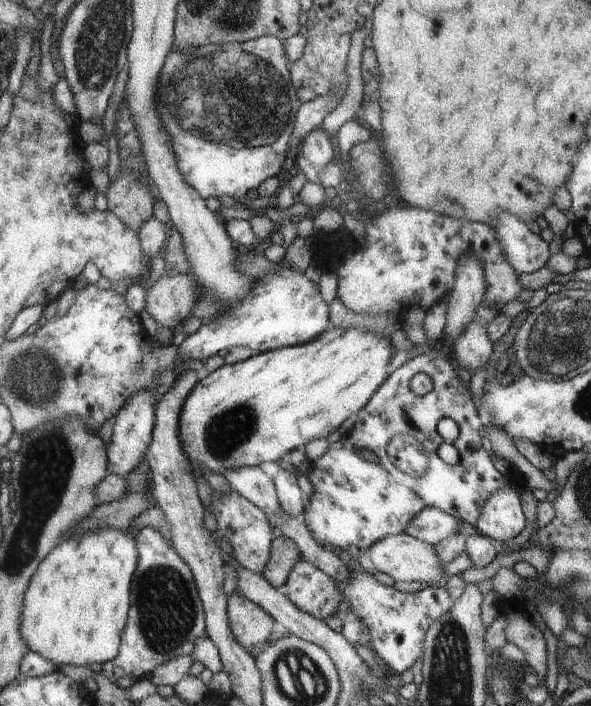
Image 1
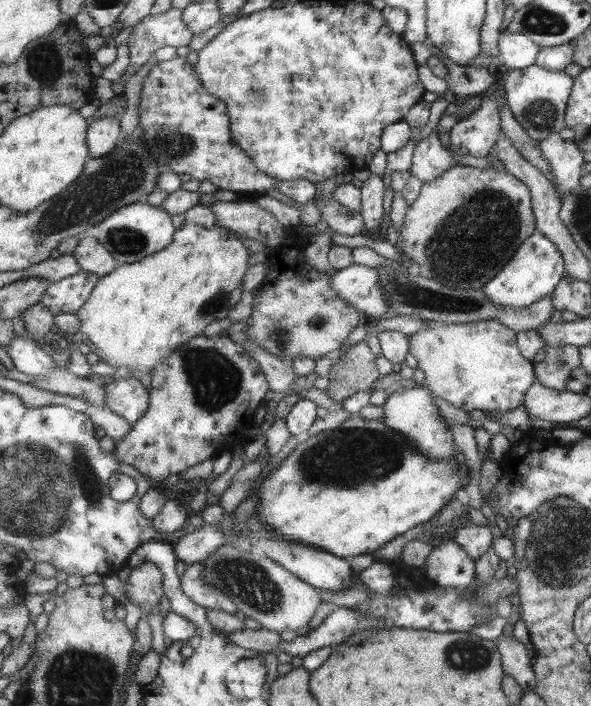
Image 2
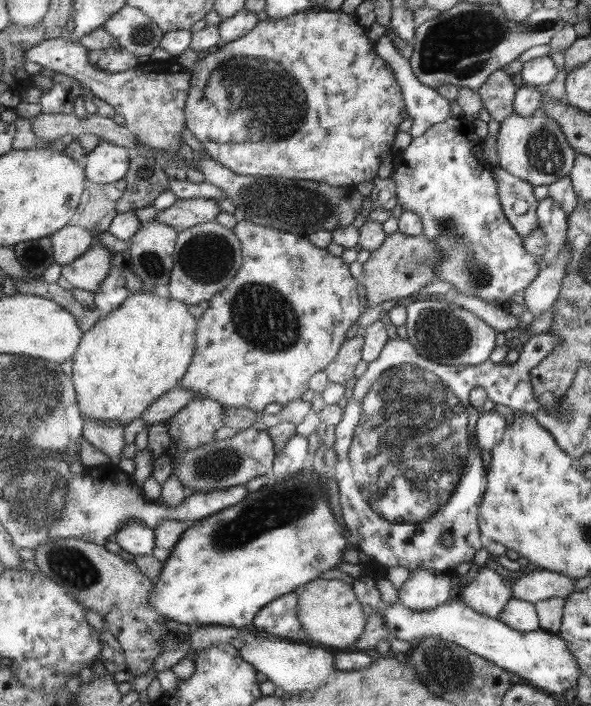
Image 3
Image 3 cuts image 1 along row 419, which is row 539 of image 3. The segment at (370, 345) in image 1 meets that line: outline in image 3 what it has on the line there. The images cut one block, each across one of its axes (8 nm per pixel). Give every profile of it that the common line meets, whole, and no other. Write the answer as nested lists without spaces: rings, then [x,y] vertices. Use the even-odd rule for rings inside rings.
[[[309,468],[309,474],[311,474],[311,478],[307,478],[303,472],[299,472],[299,474],[295,474],[295,476],[291,476],[291,478],[285,478],[285,480],[271,480],[271,482],[269,482],[267,486],[263,486],[261,490],[249,492],[249,496],[247,496],[241,504],[237,504],[237,506],[233,506],[233,508],[227,508],[225,512],[219,512],[217,516],[209,516],[209,520],[195,522],[195,524],[183,534],[183,538],[181,538],[181,542],[177,544],[177,548],[175,548],[173,556],[169,558],[169,562],[165,562],[163,574],[161,574],[159,582],[157,582],[157,592],[153,592],[153,606],[157,608],[157,612],[161,612],[163,616],[167,616],[171,622],[189,624],[189,626],[193,626],[193,628],[197,628],[197,626],[215,626],[215,624],[221,624],[221,626],[237,628],[237,630],[239,630],[239,628],[245,628],[245,626],[249,626],[249,624],[255,626],[257,616],[259,616],[269,604],[281,600],[283,596],[295,594],[297,590],[305,588],[309,582],[321,578],[323,572],[339,568],[339,566],[345,562],[345,554],[349,552],[351,546],[355,546],[355,542],[353,542],[353,540],[351,540],[351,544],[347,542],[347,538],[345,538],[345,534],[343,534],[345,530],[349,530],[347,524],[345,524],[345,528],[343,528],[341,522],[339,522],[339,518],[337,518],[337,516],[333,514],[333,510],[331,510],[331,504],[329,504],[329,482],[327,482],[327,480],[321,482],[321,478],[317,478],[317,476],[311,472],[311,468]]]

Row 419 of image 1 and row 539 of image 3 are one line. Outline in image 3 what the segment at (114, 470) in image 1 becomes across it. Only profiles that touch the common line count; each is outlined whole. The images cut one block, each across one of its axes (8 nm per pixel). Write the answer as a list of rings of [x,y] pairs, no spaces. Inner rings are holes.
[[[129,522],[127,528],[123,528],[117,534],[117,544],[121,550],[129,552],[131,556],[155,556],[157,548],[157,532],[151,530],[143,522]]]

